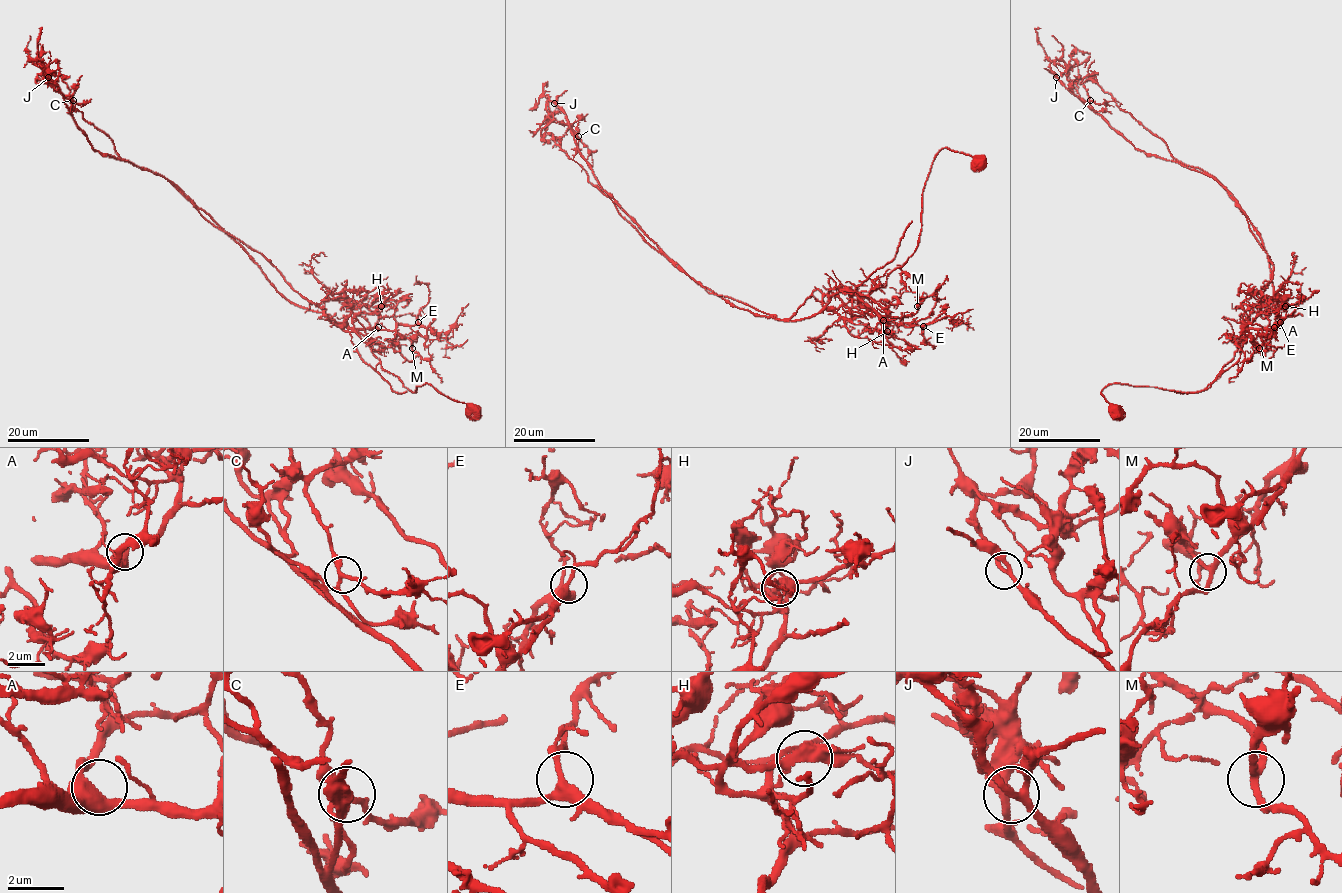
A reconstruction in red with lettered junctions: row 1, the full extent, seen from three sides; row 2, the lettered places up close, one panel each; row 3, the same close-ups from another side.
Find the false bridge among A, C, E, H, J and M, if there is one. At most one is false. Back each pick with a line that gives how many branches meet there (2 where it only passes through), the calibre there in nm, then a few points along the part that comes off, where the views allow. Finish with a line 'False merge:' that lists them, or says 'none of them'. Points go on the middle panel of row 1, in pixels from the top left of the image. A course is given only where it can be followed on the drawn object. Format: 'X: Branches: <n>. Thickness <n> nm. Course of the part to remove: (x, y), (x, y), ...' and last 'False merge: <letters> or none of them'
H: Branches: 3. Thickness 320 nm. Course of the part to remove: (886, 332), (843, 320), (816, 290), (781, 320), (710, 294), (541, 134), (554, 120), (568, 125), (587, 114)
False merge: H

